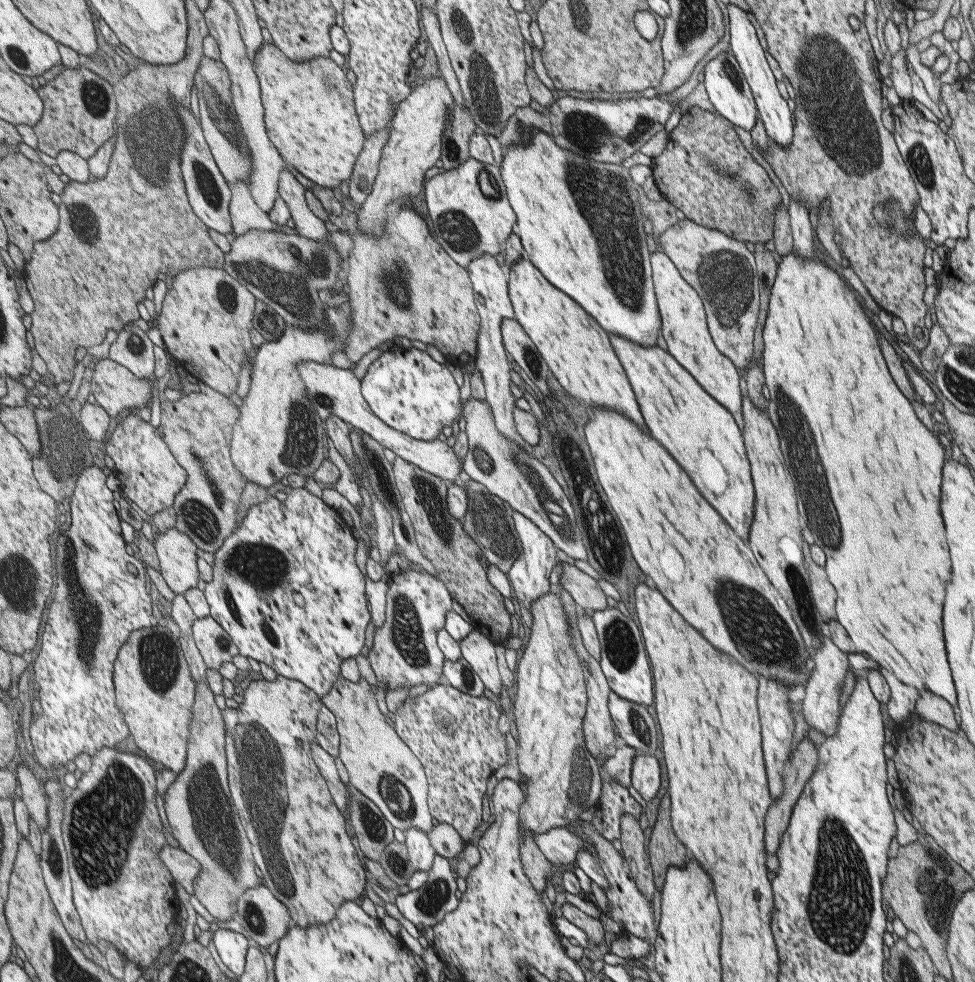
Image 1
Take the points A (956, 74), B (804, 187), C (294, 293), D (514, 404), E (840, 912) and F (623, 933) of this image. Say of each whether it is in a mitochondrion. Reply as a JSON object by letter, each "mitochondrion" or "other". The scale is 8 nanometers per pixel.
{"A":"other","B":"other","C":"mitochondrion","D":"other","E":"mitochondrion","F":"other"}

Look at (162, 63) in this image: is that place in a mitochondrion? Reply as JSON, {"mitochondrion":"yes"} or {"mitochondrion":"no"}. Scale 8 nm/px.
{"mitochondrion":"no"}

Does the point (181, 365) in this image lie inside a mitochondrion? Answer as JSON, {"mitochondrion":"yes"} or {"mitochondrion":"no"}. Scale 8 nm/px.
{"mitochondrion":"no"}

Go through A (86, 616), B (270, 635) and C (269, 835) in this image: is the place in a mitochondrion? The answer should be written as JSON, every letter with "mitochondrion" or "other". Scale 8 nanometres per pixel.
{"A":"mitochondrion","B":"other","C":"other"}

